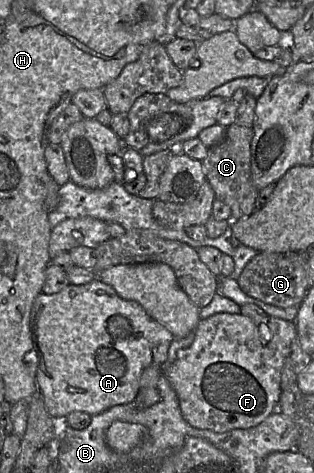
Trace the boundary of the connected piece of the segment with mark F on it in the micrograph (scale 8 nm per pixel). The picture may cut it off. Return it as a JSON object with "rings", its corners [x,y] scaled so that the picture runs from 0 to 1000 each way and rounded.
{"rings":[[[691,662],[643,674],[618,702],[615,725],[570,740],[532,780],[516,776],[516,791],[561,829],[576,873],[605,901],[688,915],[790,907],[885,867],[898,782],[927,727],[946,715],[936,681],[869,668],[818,681],[768,662]]]}

